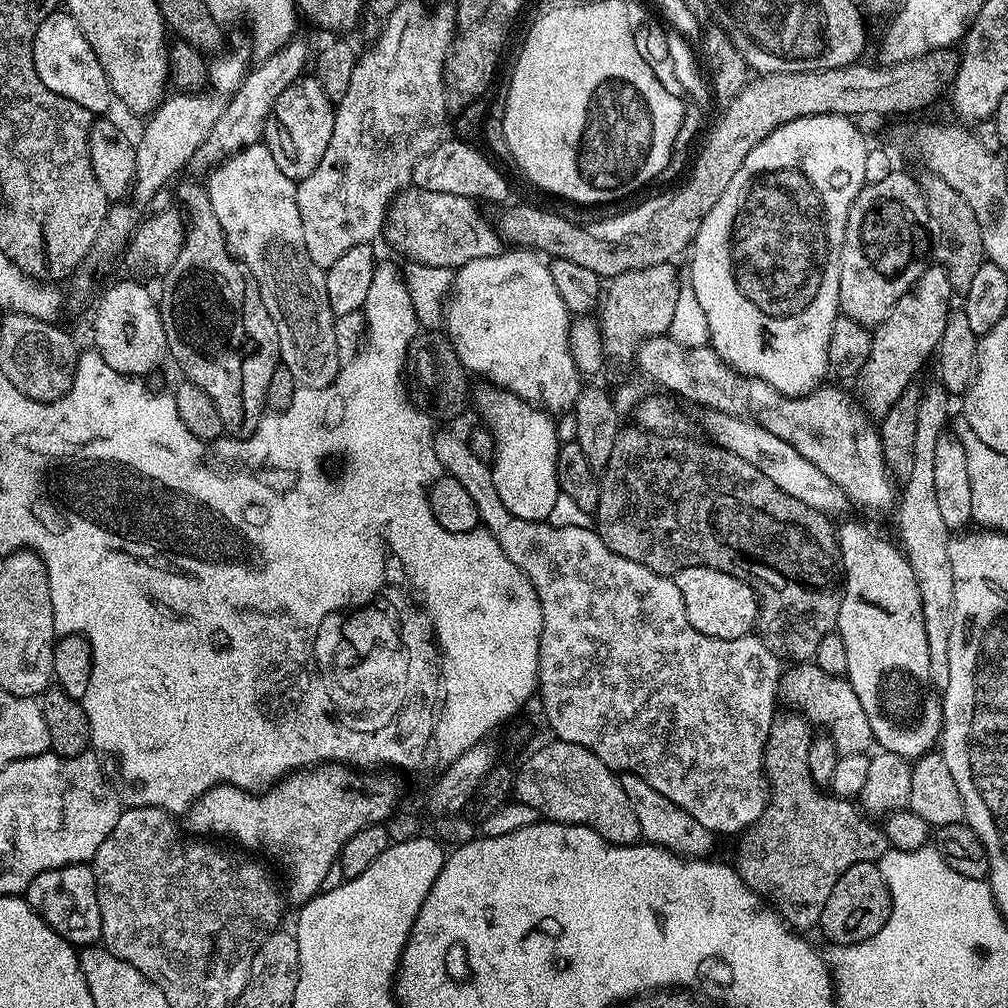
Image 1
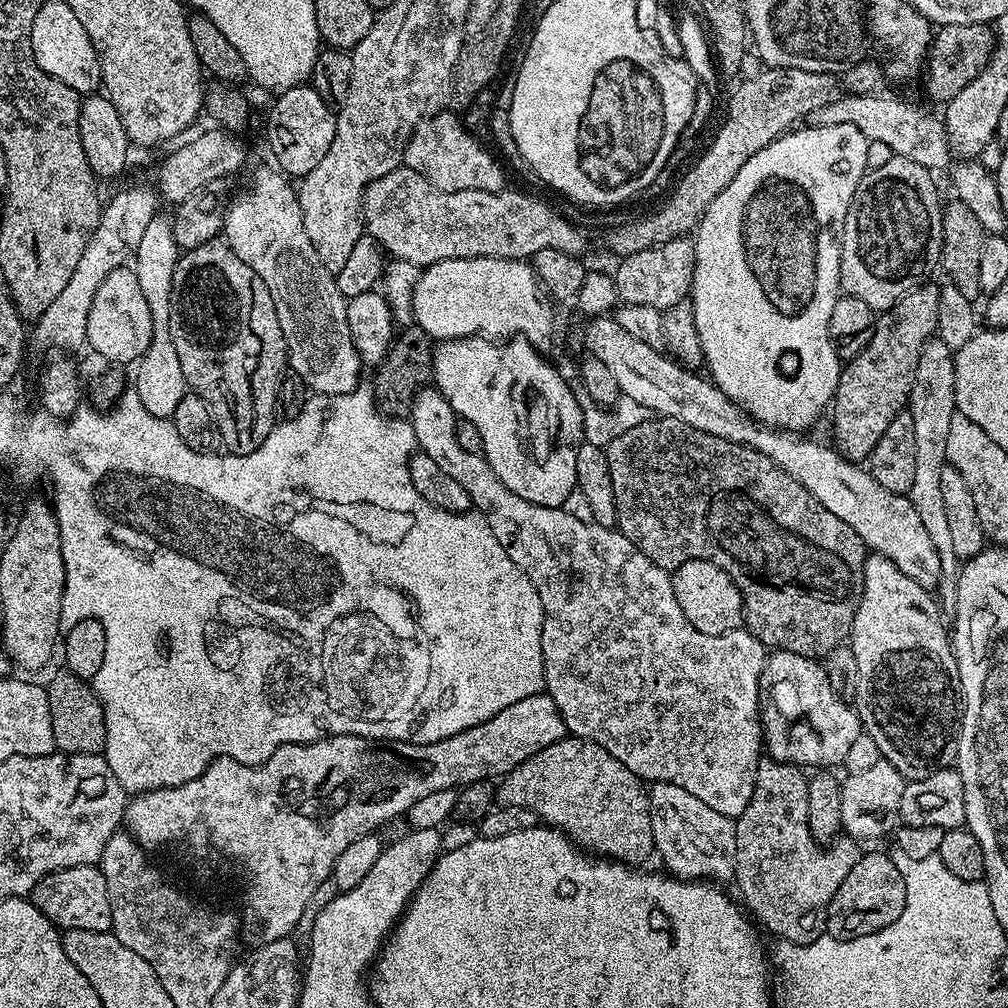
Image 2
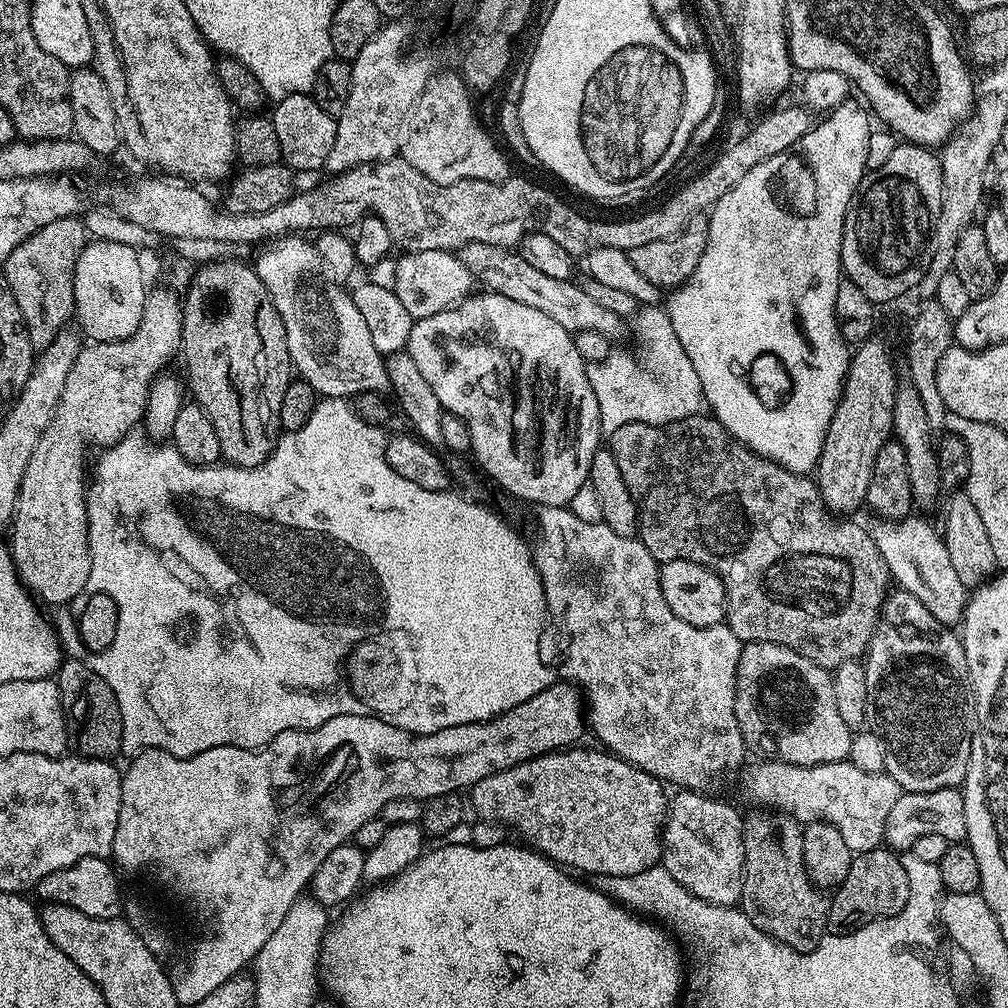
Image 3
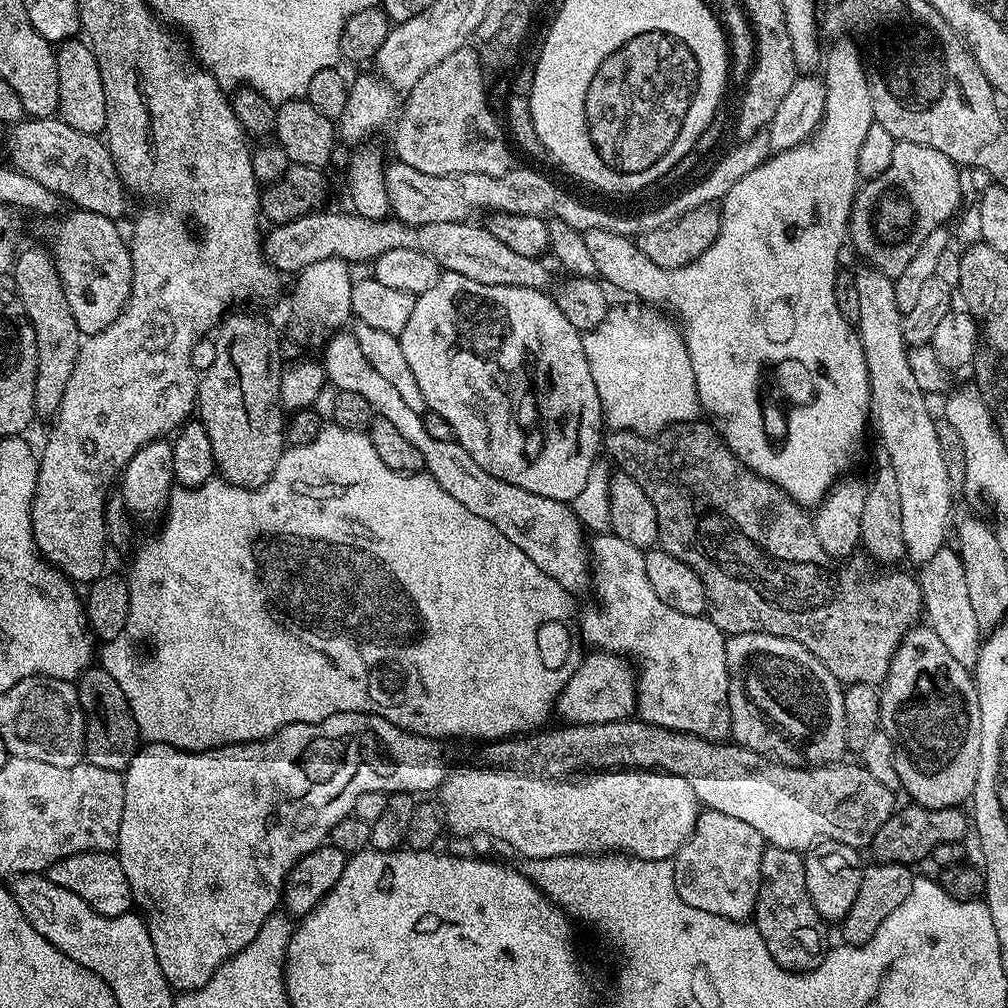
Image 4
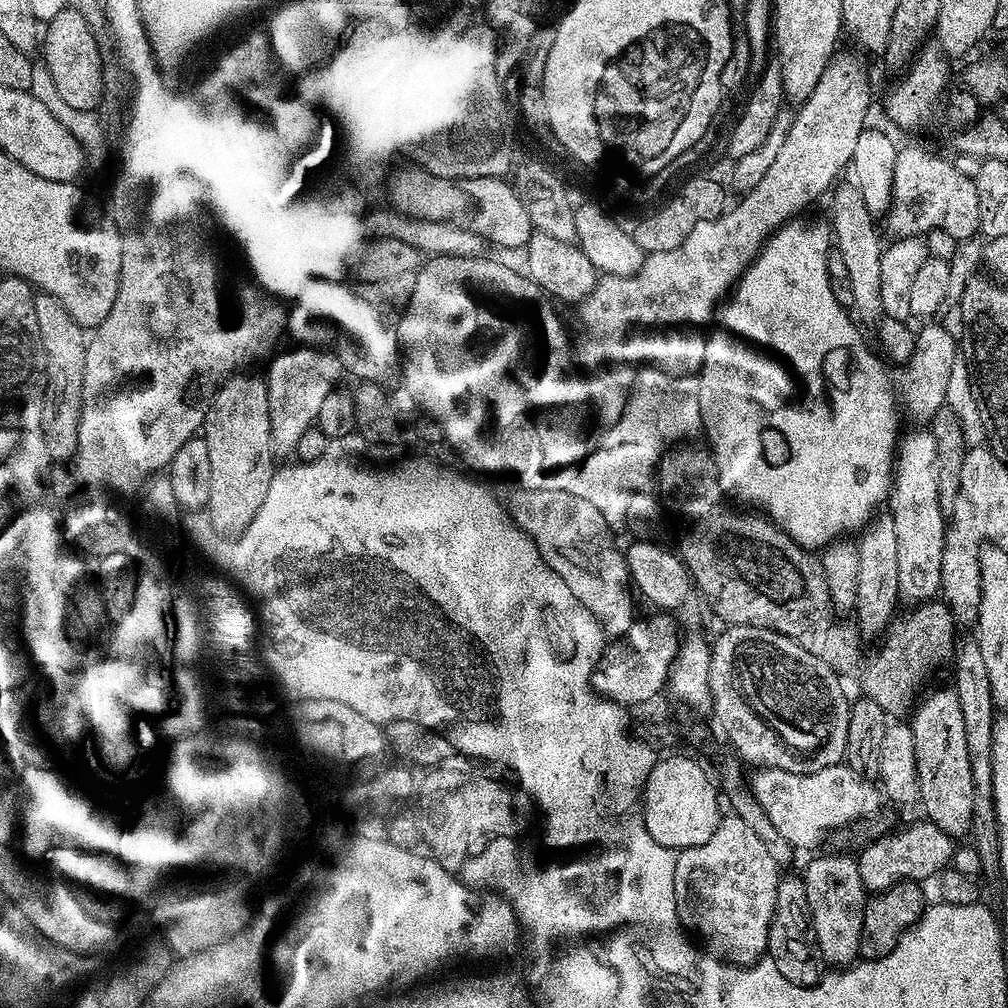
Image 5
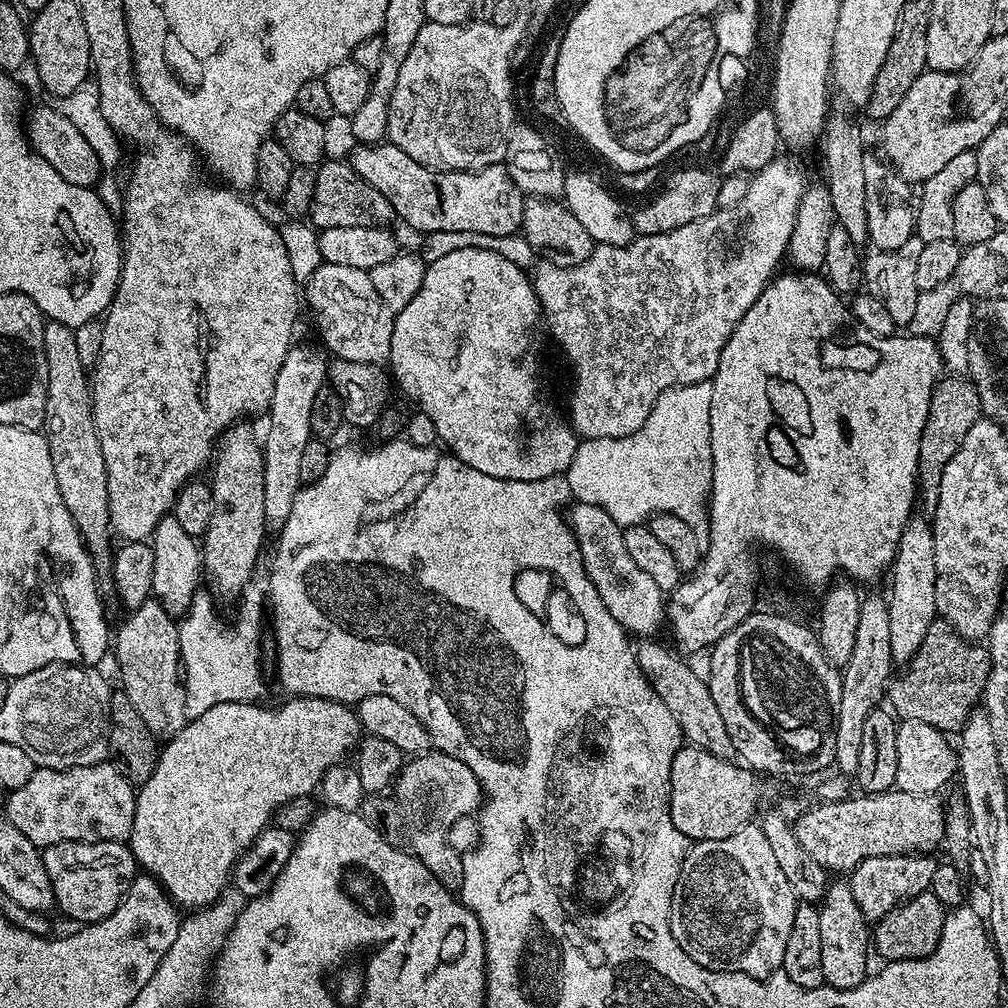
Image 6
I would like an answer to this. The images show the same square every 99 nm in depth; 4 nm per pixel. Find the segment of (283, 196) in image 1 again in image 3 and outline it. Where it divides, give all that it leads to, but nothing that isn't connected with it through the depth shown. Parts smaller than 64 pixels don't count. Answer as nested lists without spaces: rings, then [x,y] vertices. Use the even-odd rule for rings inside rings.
[[[289,234],[271,241],[260,252],[254,261],[258,278],[266,286],[278,314],[282,318],[282,326],[286,326],[286,346],[292,359],[293,369],[299,379],[305,380],[309,386],[324,398],[355,398],[362,392],[389,391],[388,372],[384,369],[385,357],[374,346],[370,338],[370,330],[362,319],[362,314],[354,306],[351,295],[343,292],[330,279],[324,266],[324,259],[318,254],[315,243],[308,244],[303,235]]]

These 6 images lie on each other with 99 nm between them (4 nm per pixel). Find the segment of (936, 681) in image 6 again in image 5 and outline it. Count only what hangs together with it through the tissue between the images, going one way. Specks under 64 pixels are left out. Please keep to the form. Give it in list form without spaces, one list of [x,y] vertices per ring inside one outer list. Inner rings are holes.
[[[933,598],[907,610],[909,612],[901,611],[888,625],[882,636],[884,645],[869,658],[868,665],[860,676],[860,684],[864,687],[863,695],[878,702],[878,706],[882,706],[882,710],[892,718],[909,715],[921,691],[920,683],[924,680],[924,672],[920,668],[932,668],[935,664],[942,663],[947,656],[949,659],[957,643],[957,625],[947,604]]]

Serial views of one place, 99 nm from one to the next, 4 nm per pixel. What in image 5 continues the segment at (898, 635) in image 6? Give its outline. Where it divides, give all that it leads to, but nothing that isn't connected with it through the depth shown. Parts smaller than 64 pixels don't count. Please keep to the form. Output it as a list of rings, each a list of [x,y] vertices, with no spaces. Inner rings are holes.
[[[931,431],[907,432],[898,440],[890,511],[894,518],[894,538],[898,542],[900,600],[909,600],[907,603],[915,606],[933,599],[940,592],[946,508],[940,505],[942,485],[936,471],[936,447]]]

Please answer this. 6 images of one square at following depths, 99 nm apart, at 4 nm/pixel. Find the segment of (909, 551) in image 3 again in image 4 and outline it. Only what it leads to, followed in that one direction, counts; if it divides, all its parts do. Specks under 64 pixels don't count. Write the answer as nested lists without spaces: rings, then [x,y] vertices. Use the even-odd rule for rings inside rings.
[[[951,546],[940,548],[938,554],[934,554],[934,558],[930,558],[930,562],[919,569],[918,583],[924,599],[923,615],[927,627],[938,634],[955,660],[969,670],[975,669],[982,643],[982,629],[978,626],[978,618],[974,618],[974,602],[970,602],[966,570],[962,570],[959,551]]]

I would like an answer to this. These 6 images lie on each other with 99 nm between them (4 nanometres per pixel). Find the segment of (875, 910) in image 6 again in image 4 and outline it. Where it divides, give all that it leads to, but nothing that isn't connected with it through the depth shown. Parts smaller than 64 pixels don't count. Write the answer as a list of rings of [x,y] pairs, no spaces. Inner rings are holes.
[[[909,806],[901,810],[893,811],[878,834],[874,834],[870,845],[875,859],[880,862],[891,862],[894,864],[915,865],[915,860],[927,861],[932,855],[934,846],[942,842],[963,841],[964,835],[969,835],[970,820],[959,807],[950,809],[926,809],[917,806]]]

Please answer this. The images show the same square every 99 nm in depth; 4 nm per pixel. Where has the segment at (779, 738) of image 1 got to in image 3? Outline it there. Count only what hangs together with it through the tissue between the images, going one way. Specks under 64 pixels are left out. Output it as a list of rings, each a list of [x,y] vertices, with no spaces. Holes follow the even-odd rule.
[[[752,810],[743,817],[744,823],[744,881],[739,907],[770,938],[790,946],[796,952],[808,952],[820,945],[828,928],[829,897],[813,884],[804,865],[802,828],[791,816],[775,810]]]

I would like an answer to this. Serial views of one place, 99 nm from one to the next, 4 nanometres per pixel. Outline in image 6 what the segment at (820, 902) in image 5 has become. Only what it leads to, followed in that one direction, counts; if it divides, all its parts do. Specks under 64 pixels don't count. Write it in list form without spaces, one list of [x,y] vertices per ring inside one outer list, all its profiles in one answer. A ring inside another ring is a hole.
[[[836,878],[824,891],[824,899],[819,905],[818,918],[822,933],[822,978],[824,984],[838,990],[850,990],[868,979],[868,952],[870,956],[870,924],[858,910],[858,902],[854,902],[854,894],[850,890],[848,880]]]

